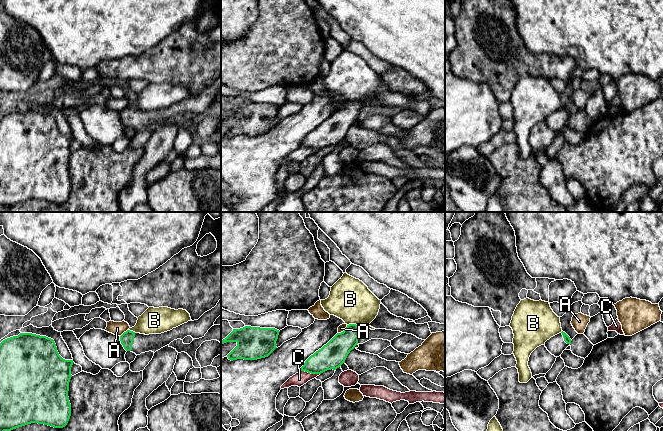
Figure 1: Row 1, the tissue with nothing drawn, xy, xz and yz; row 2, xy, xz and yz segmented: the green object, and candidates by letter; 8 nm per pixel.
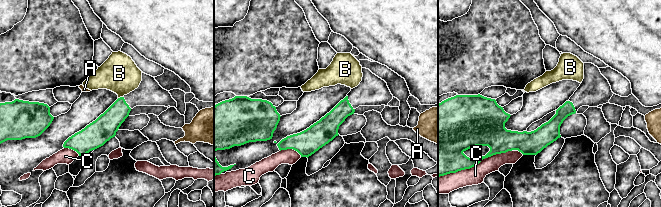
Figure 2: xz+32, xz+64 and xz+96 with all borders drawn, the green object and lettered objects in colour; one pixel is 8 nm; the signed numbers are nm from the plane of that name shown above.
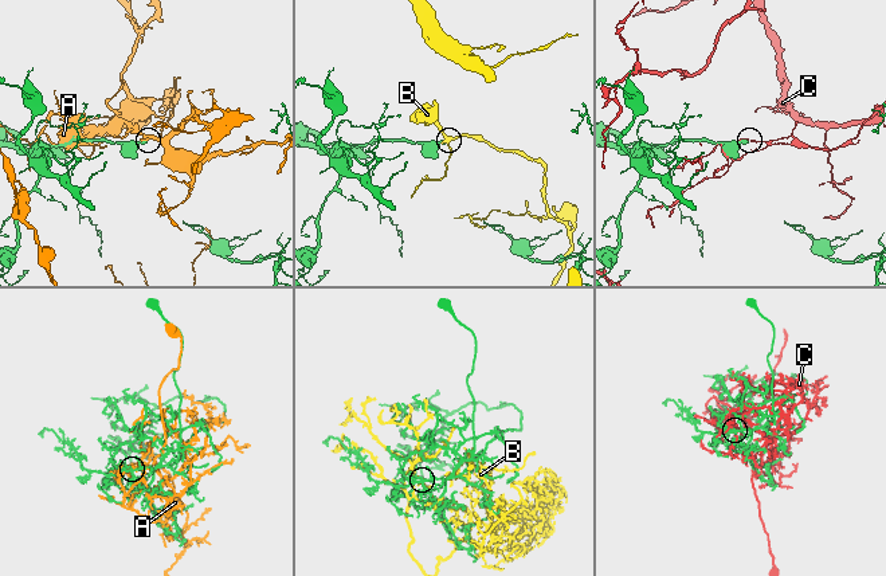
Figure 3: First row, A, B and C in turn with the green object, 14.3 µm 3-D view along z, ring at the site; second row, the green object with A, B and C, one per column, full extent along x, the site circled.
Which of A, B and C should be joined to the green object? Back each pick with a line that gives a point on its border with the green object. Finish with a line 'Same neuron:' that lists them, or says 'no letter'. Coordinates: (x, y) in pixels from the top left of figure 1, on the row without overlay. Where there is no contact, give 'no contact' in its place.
Same neuron: no letter

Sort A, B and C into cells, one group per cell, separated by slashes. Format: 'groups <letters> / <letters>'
groups A / B / C

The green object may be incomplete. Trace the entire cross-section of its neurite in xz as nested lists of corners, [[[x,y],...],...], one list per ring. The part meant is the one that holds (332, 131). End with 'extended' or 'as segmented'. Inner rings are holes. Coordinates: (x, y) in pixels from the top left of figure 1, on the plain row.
[[[381,79],[378,91],[370,100],[349,100],[346,105],[337,109],[326,121],[311,131],[301,143],[301,147],[311,150],[321,150],[327,146],[339,144],[358,120],[361,108],[369,103],[386,105],[412,110],[426,116],[432,109],[428,99],[416,100],[391,90]]]; extended

